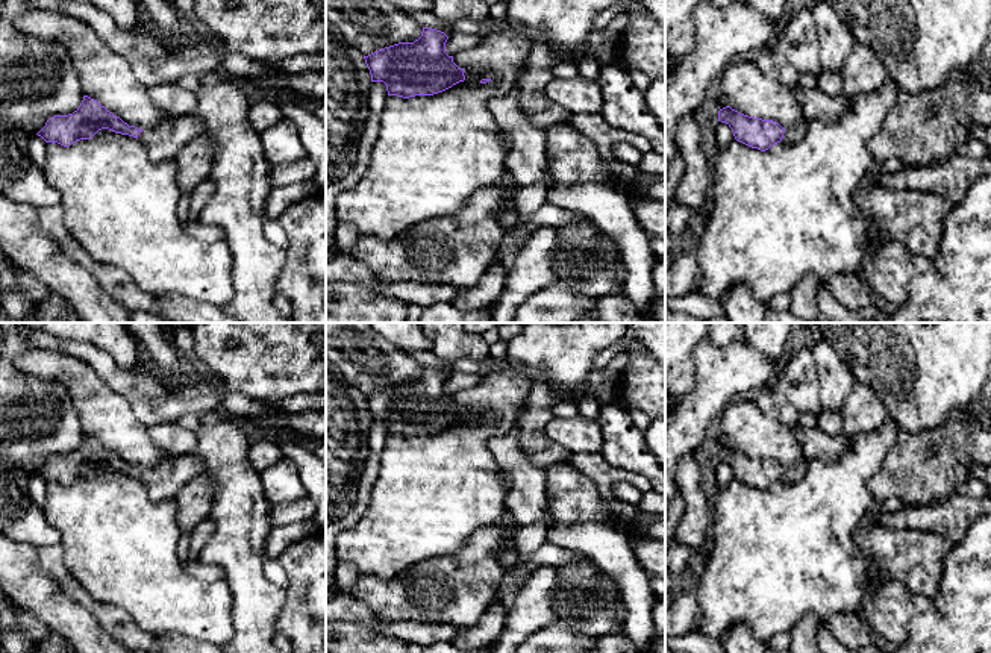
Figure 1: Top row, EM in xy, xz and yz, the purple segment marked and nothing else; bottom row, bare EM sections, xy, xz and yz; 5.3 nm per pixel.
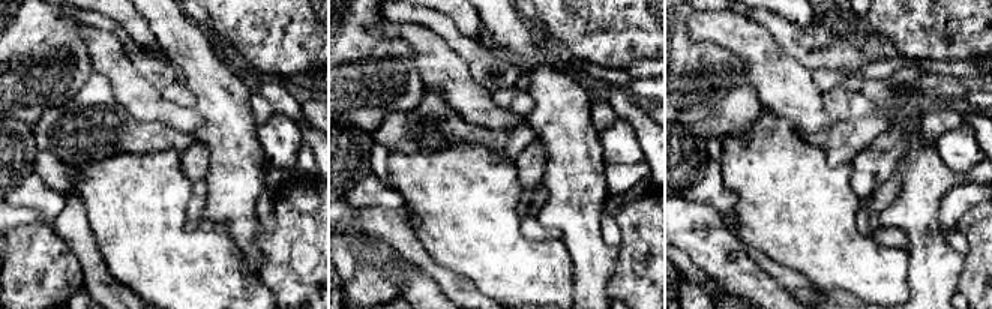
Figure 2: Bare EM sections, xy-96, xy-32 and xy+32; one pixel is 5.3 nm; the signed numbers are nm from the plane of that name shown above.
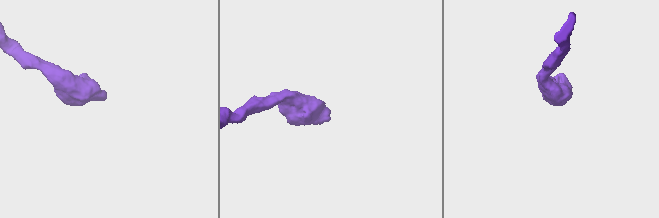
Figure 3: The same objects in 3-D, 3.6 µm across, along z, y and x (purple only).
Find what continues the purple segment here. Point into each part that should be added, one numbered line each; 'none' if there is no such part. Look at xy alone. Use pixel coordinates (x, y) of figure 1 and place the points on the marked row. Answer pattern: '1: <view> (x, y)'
1: xy (167, 138)

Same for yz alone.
1: yz (796, 134)

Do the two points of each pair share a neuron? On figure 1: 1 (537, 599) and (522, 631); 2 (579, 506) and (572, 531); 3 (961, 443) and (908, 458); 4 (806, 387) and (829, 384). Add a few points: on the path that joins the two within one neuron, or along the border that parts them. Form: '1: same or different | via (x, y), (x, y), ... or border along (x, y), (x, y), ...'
1: same | via (535, 606), (522, 623)
2: different | border along (609, 521), (558, 523)
3: same | via (947, 452), (941, 458), (922, 458)
4: different | border along (809, 350), (817, 371), (819, 402), (823, 408)

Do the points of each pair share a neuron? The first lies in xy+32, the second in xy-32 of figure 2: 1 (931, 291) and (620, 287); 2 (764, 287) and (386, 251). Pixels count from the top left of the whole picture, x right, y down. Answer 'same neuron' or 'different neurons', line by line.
1: different neurons
2: same neuron

